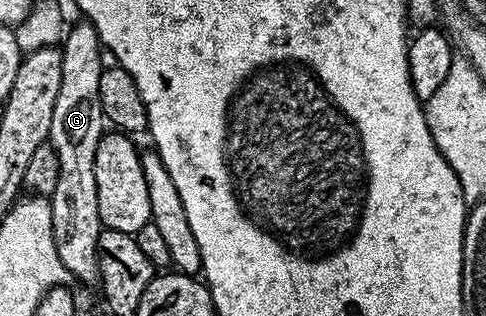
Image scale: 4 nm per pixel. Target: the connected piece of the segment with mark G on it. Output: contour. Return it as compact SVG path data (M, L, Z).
M79 21L70 31L71 28L61 39L61 89L57 93L57 105L53 105L53 125L49 136L51 148L57 153L59 162L59 176L49 202L59 260L76 280L95 285L99 281L97 241L101 230L95 158L97 145L105 134L101 109L101 73L105 60L99 34L91 23Z

